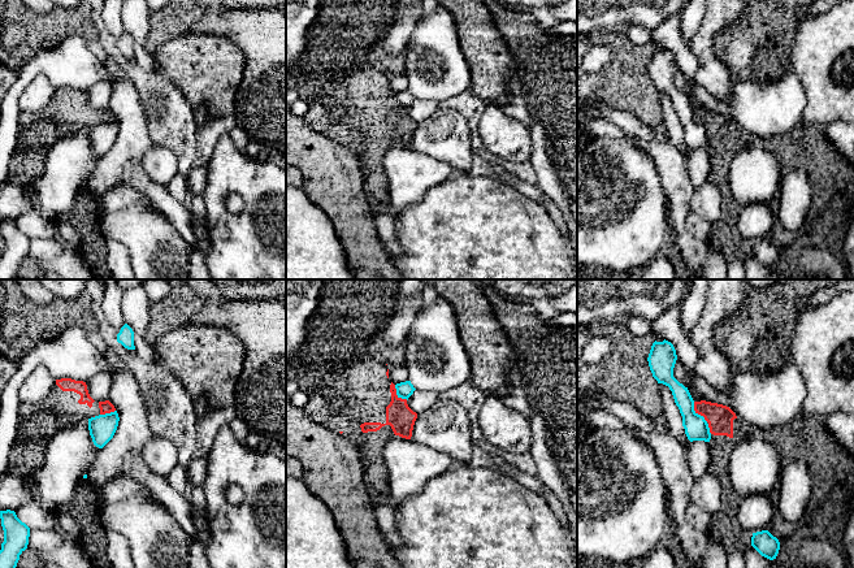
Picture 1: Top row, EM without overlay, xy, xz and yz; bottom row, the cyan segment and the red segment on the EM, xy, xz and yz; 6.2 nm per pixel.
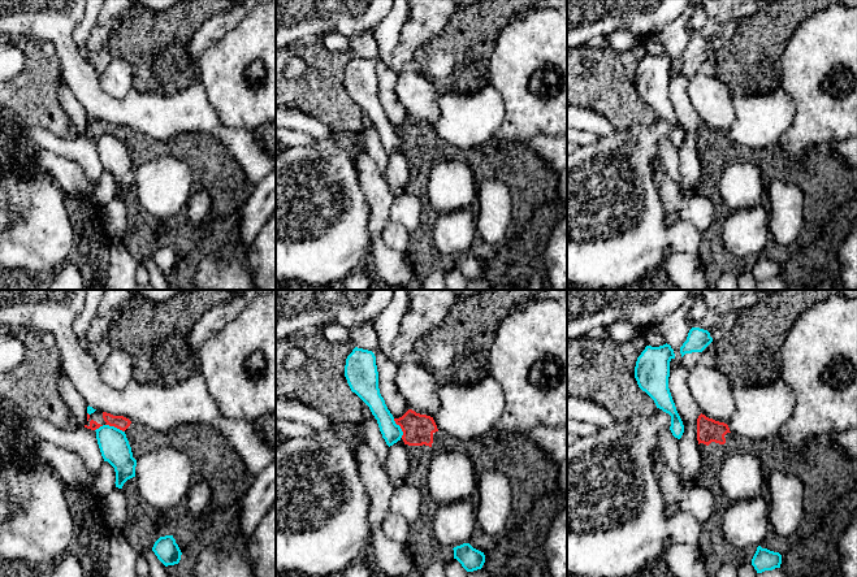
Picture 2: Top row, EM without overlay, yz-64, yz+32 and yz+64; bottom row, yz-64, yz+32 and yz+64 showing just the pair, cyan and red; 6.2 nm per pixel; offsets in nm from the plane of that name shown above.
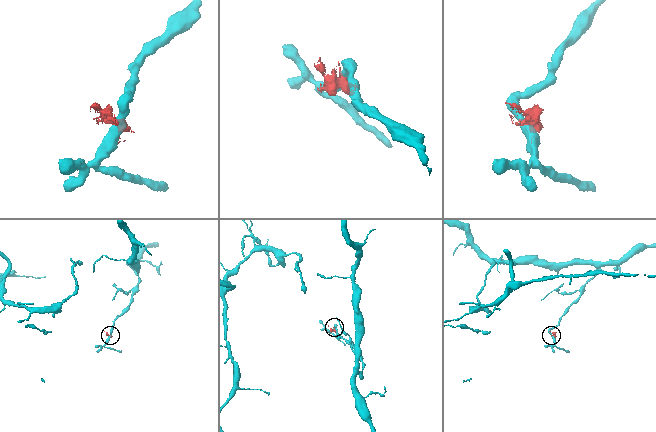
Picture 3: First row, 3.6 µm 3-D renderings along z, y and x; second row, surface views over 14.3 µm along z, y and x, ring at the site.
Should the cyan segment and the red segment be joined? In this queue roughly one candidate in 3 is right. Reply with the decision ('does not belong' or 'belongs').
does not belong

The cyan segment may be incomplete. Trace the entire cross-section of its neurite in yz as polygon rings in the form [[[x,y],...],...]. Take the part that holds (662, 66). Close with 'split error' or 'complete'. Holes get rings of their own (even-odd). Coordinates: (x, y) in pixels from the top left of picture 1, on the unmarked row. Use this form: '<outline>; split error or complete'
[[[668,49],[654,51],[647,66],[653,86],[672,100],[676,114],[682,125],[682,135],[690,151],[710,151],[711,142],[703,125],[694,120],[694,109],[682,92],[673,86],[673,77],[677,69],[676,58]]]; complete

